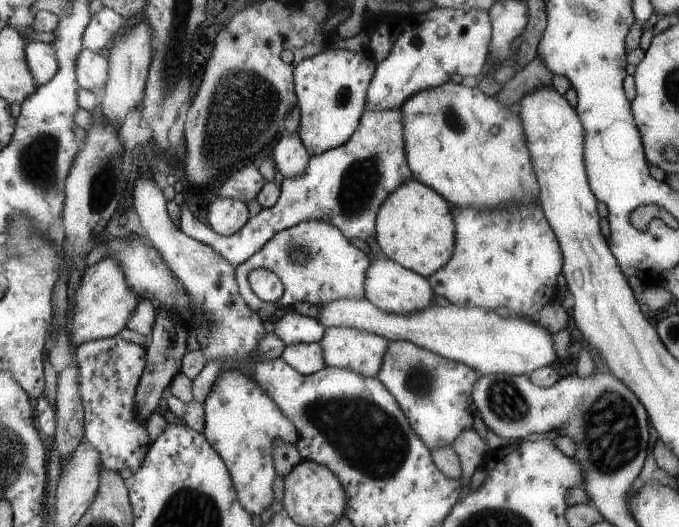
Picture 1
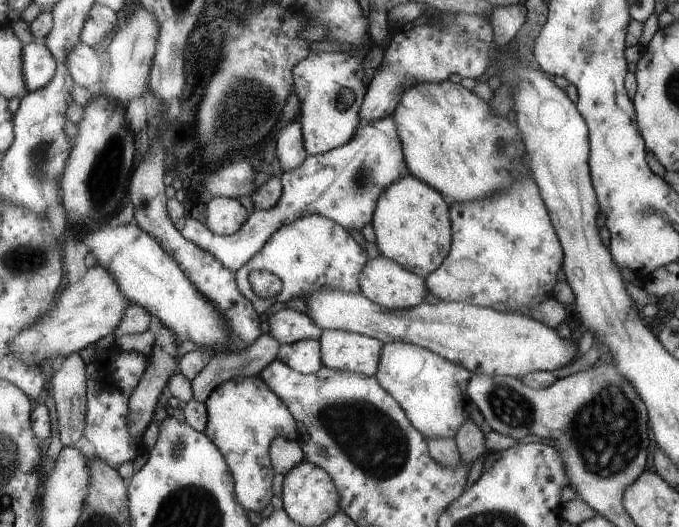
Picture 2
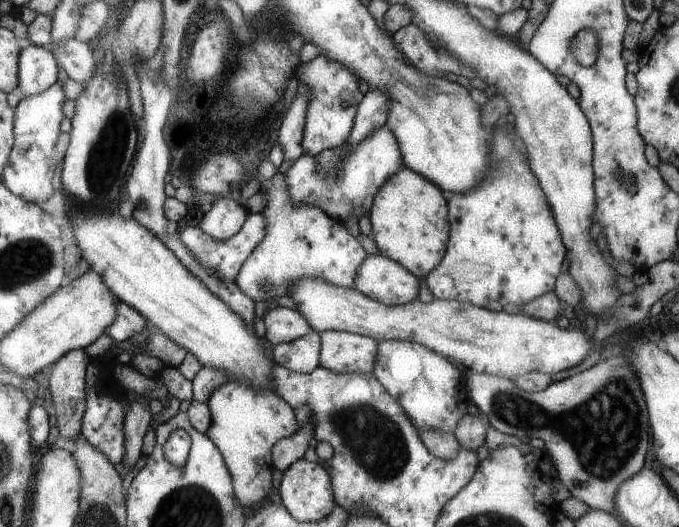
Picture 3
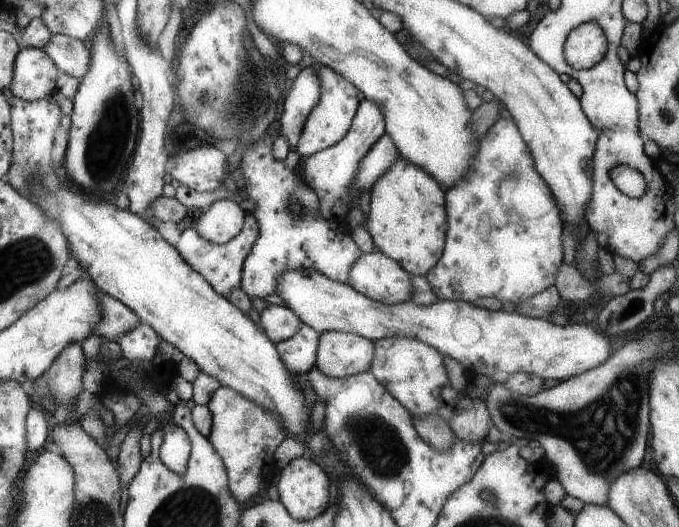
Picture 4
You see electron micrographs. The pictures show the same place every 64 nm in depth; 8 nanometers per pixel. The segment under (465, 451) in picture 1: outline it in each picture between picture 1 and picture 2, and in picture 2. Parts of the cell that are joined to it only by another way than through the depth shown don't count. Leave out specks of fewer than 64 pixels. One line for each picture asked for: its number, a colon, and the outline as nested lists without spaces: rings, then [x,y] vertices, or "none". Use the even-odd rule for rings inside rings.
2: [[[467,420],[461,430],[457,430],[457,438],[455,438],[455,446],[459,452],[459,458],[463,460],[465,466],[471,468],[471,464],[481,458],[487,456],[485,450],[485,428],[479,428],[473,420]]]

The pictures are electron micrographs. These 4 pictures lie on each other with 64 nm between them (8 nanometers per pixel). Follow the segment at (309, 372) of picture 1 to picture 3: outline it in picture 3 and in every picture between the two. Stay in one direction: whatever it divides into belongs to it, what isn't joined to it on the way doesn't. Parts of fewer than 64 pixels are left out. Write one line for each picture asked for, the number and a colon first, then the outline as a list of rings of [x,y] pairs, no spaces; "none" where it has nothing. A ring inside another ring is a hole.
2: [[[309,338],[301,340],[291,346],[283,346],[279,352],[279,360],[287,364],[289,368],[297,370],[299,374],[313,374],[325,366],[323,360],[323,346],[319,338]]]
3: [[[311,332],[309,336],[291,342],[279,344],[275,350],[277,366],[283,366],[297,374],[313,374],[321,368],[321,352],[323,352],[323,338],[319,332]]]

